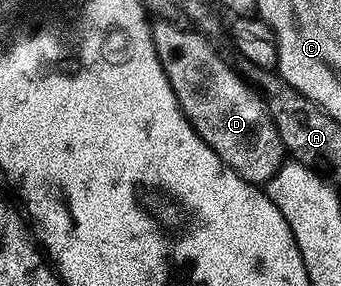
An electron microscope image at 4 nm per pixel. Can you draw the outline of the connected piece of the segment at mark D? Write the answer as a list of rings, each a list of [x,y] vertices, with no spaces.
[[[157,22],[152,29],[159,62],[171,82],[171,90],[175,90],[181,113],[188,118],[199,138],[203,138],[235,174],[258,186],[268,184],[287,156],[269,107],[258,89],[217,53],[216,46],[207,37],[197,32],[184,32],[177,26],[173,22]]]

